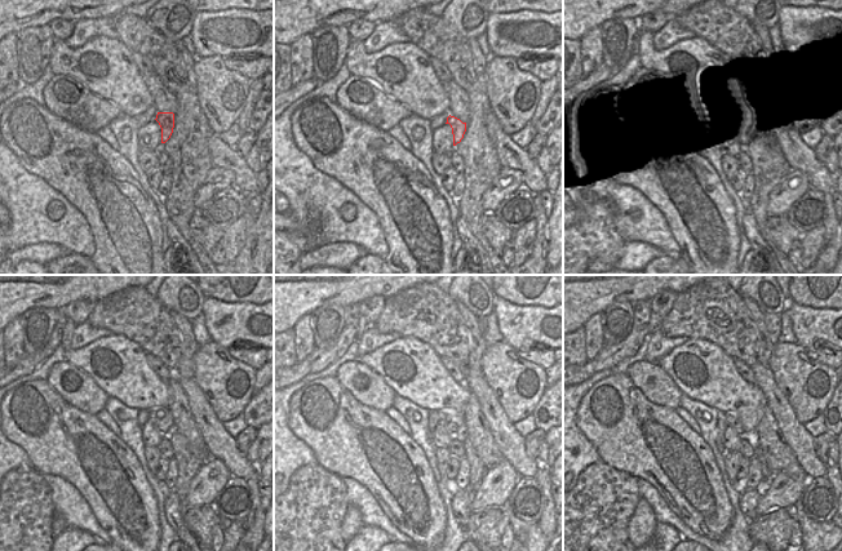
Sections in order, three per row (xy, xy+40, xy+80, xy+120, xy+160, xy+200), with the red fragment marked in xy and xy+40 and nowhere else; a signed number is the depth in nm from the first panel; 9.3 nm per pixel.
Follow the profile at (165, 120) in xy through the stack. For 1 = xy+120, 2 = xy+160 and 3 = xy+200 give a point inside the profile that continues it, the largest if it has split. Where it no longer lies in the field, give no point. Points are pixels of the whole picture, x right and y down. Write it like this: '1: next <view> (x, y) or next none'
1: next xy+120 (162, 417)
2: next xy+160 (443, 417)
3: next xy+200 (731, 418)

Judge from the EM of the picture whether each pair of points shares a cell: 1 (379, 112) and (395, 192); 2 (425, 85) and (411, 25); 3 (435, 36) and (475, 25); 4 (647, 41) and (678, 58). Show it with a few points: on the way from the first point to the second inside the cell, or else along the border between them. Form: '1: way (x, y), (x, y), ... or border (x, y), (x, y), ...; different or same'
1: border (355, 116), (386, 132); different
2: border (410, 40), (429, 57); different
3: border (441, 16), (466, 40); different
4: way (651, 50), (659, 58), (669, 58); same

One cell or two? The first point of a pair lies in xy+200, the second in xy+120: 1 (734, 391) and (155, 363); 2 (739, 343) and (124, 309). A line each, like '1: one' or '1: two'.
1: two
2: one

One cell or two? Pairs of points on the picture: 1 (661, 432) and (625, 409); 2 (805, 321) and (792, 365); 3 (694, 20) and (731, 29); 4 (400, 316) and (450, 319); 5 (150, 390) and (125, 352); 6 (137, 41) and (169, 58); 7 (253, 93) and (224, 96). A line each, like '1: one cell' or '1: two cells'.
1: one cell
2: two cells
3: one cell
4: one cell
5: one cell
6: one cell
7: two cells

